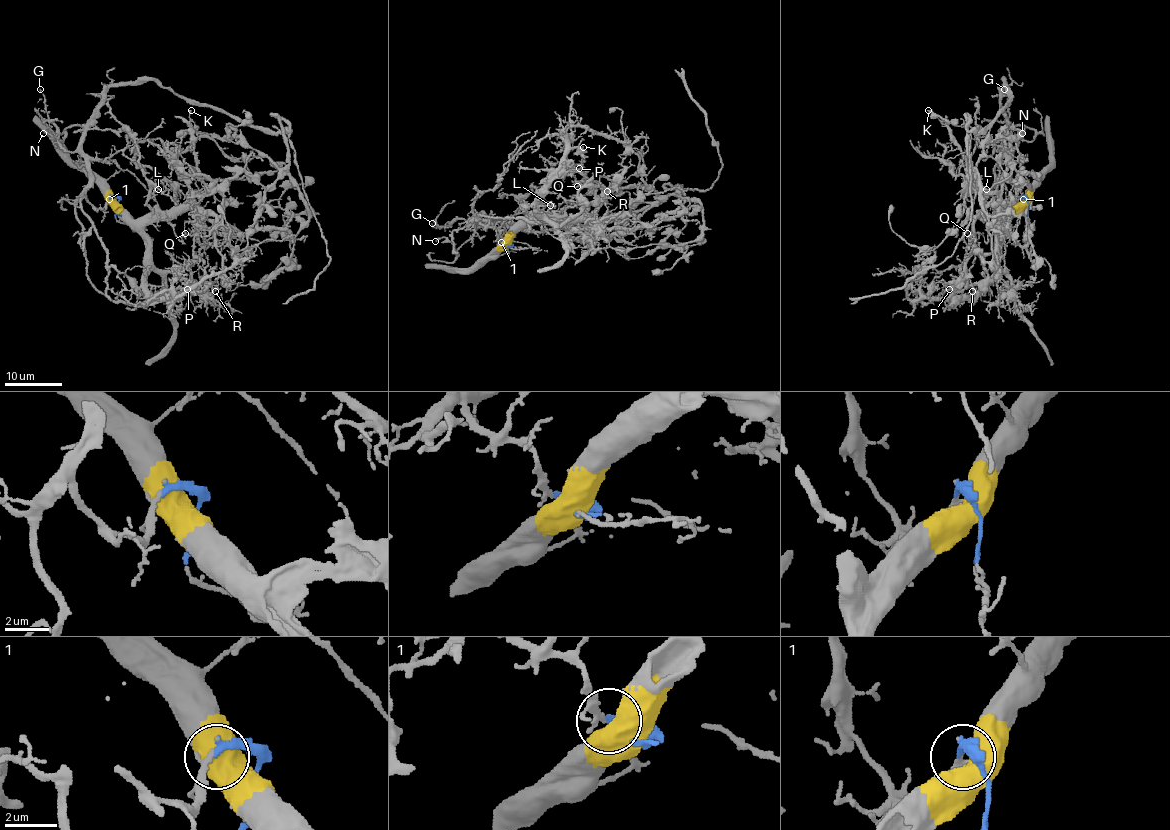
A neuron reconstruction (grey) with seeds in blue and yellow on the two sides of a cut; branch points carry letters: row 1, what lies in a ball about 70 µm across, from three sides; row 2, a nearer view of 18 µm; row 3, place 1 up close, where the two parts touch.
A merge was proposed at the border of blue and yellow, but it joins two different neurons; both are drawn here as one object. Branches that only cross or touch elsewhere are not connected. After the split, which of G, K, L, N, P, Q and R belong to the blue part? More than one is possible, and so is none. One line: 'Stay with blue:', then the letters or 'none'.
Stay with blue: G, N

